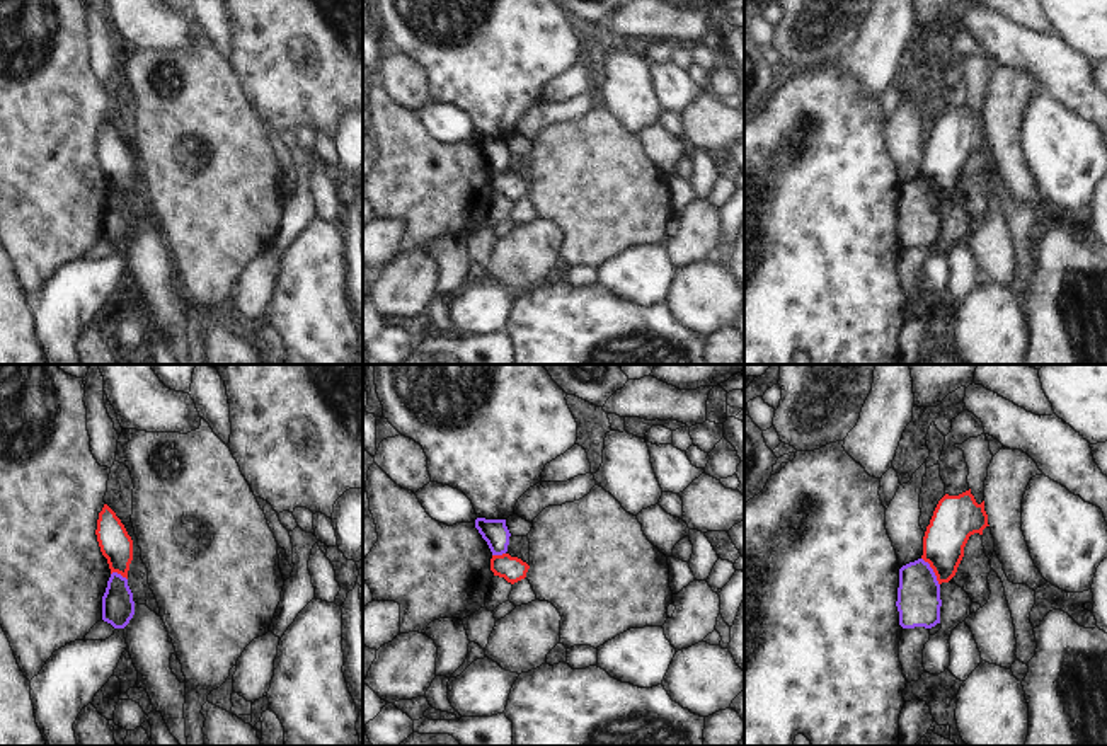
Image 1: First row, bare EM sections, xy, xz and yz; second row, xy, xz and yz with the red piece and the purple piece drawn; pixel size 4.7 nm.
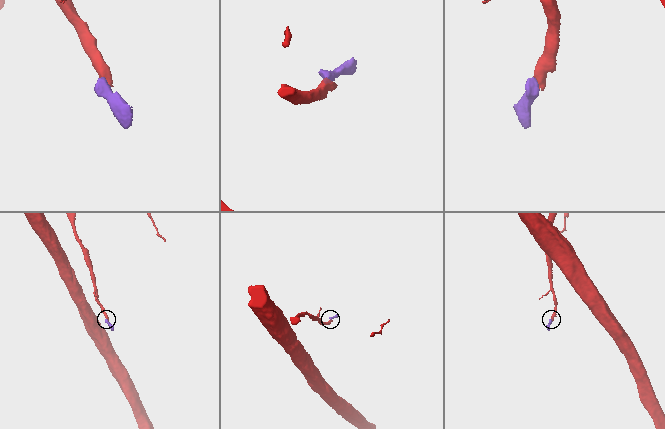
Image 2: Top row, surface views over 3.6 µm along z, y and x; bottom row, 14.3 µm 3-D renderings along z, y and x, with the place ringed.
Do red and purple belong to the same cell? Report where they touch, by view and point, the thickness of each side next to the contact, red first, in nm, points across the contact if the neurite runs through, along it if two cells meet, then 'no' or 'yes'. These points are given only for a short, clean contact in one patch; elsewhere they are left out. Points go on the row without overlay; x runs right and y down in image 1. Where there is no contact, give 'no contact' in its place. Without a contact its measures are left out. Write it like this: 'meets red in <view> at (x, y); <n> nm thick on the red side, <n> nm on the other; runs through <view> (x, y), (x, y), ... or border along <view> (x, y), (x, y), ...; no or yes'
meets red in yz at (934, 189); 200 nm thick on the red side, 200 nm on the other; border along yz (922, 176), (939, 203); no

